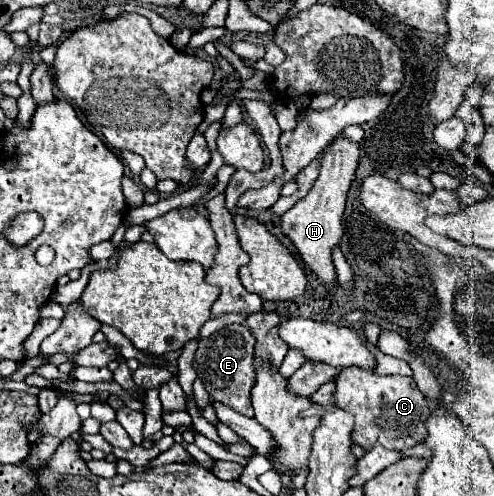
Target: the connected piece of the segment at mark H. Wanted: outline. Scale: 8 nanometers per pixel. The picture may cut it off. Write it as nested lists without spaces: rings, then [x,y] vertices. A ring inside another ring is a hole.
[[[337,137],[323,153],[321,153],[321,167],[319,167],[319,177],[315,179],[315,185],[311,187],[309,195],[303,197],[281,217],[281,227],[283,233],[295,243],[299,249],[301,259],[317,277],[329,287],[333,287],[335,281],[335,269],[331,261],[331,251],[335,245],[339,245],[341,235],[343,235],[343,225],[341,225],[341,215],[345,209],[347,193],[349,187],[355,179],[355,171],[359,165],[359,143],[347,139],[347,137]]]

